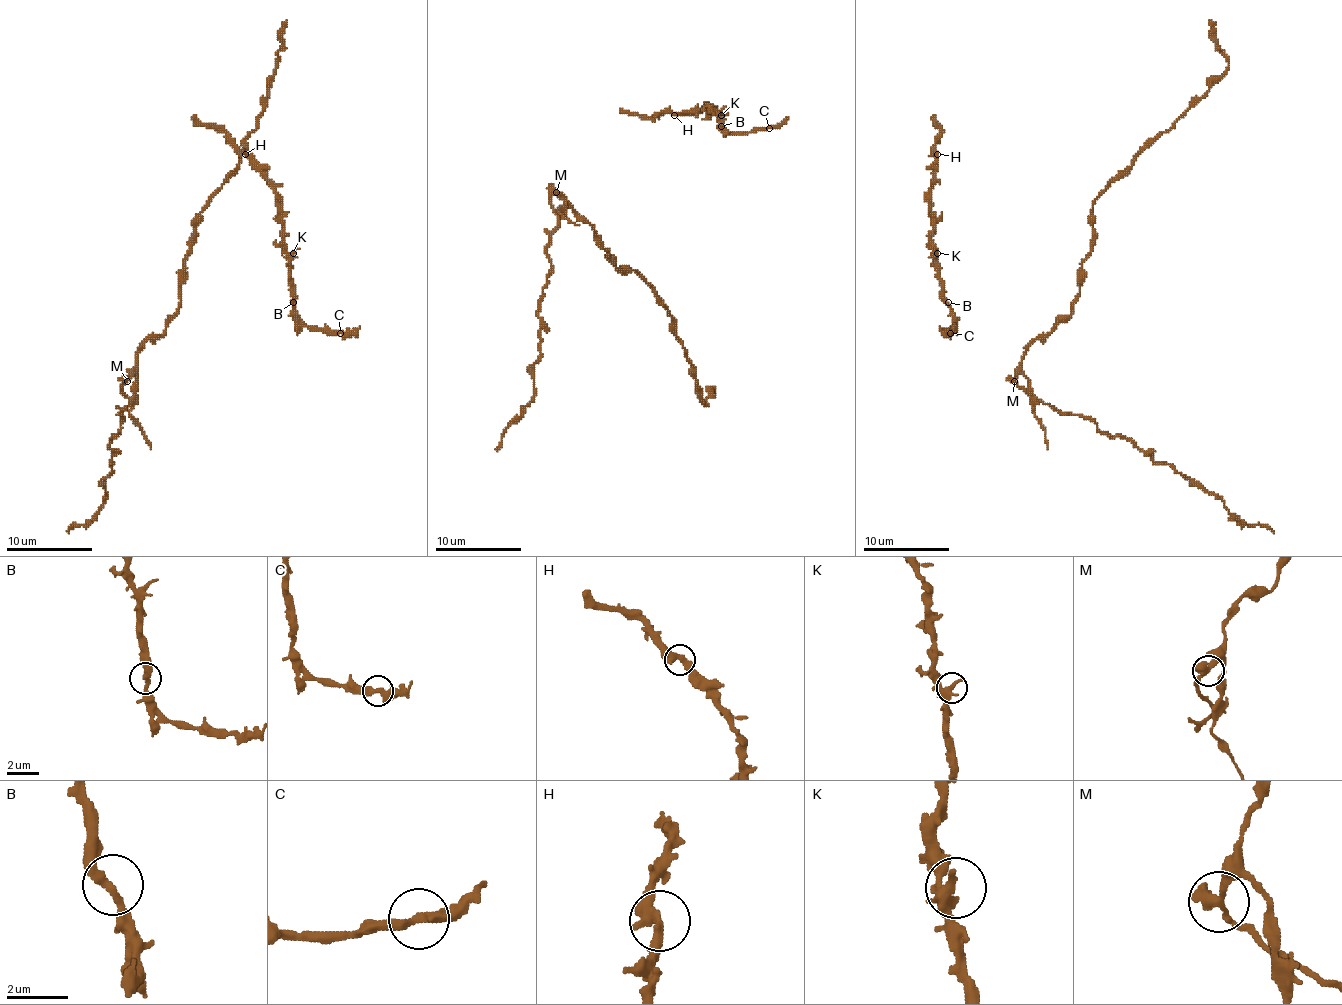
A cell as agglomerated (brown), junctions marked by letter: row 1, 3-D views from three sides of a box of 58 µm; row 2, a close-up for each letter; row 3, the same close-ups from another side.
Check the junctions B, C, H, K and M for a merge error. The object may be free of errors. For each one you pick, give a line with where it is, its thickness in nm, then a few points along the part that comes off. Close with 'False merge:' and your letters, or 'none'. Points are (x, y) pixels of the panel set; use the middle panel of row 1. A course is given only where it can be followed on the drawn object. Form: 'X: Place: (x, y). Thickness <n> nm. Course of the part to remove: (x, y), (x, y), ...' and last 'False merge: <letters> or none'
M: Place: (556, 192). Thickness 360 nm. Course of the part to remove: (555, 192), (551, 203), (557, 223), (547, 248), (551, 268), (540, 305), (534, 399), (504, 434), (497, 451)
False merge: M

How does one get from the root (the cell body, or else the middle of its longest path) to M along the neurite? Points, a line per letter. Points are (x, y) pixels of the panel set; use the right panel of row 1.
M: (1052, 330), (1041, 335), (1028, 348), (1021, 361), (1021, 371), (1015, 380)

